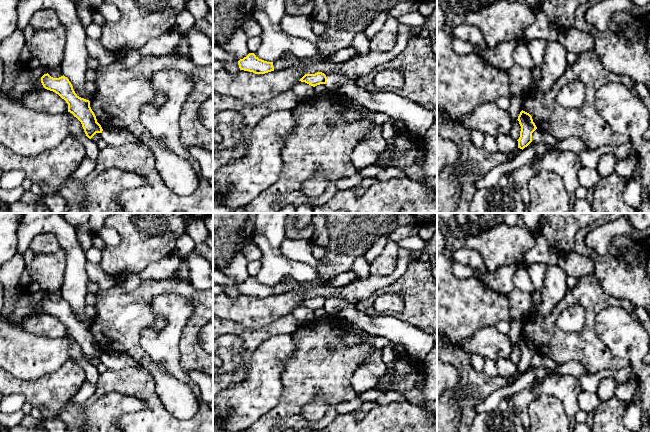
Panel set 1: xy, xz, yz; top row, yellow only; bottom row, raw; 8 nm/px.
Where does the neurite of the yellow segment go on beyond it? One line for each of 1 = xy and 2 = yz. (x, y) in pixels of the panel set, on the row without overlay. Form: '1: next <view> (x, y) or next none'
1: next none
2: next none

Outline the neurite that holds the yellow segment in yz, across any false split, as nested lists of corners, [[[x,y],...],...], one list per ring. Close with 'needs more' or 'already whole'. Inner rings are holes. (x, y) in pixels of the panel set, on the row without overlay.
[[[523,334],[520,336],[517,344],[521,350],[520,361],[517,364],[518,372],[523,374],[532,366],[532,357],[537,351],[533,346],[532,340]]]; already whole

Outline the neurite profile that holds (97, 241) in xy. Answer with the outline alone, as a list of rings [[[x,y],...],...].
[[[93,231],[93,238],[92,238],[92,246],[100,249],[101,251],[107,246],[102,238],[98,235],[97,232]]]

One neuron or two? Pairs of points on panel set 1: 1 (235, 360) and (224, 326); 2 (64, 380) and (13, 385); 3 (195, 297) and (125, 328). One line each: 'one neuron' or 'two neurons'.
1: two neurons
2: one neuron
3: one neuron

